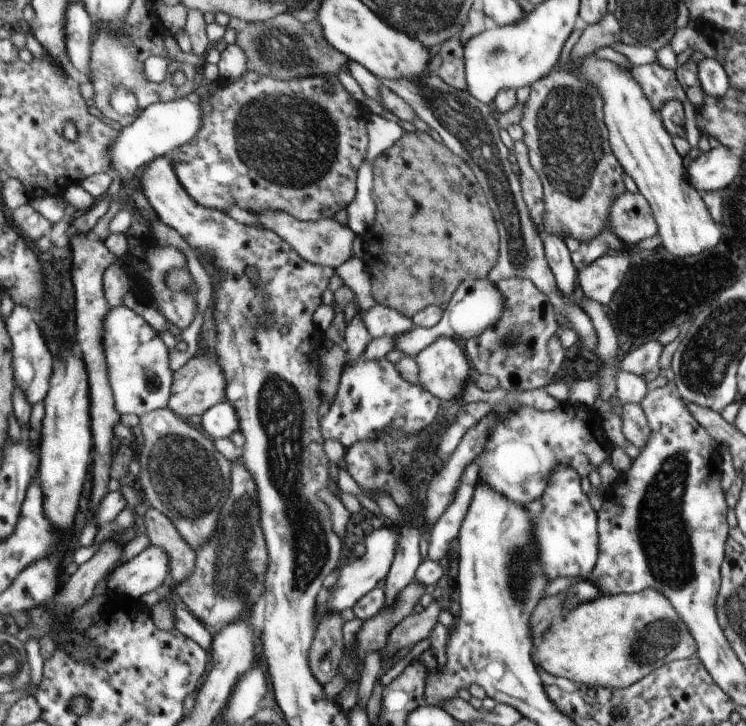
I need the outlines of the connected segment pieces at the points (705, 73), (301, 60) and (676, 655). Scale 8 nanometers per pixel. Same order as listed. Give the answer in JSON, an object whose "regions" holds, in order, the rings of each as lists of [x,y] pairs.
{"regions":[[[[704,58],[697,64],[697,78],[705,95],[720,99],[729,95],[730,84],[720,62]]],[[[291,13],[256,23],[242,24],[237,29],[235,44],[247,53],[247,70],[276,79],[336,75],[346,70],[350,58],[341,54],[324,38],[317,20],[303,24]]],[[[646,588],[638,593],[599,594],[594,599],[569,609],[541,635],[533,656],[535,667],[554,677],[565,677],[585,686],[611,689],[627,688],[649,673],[671,661],[695,656],[697,643],[678,617],[673,604],[656,590]]]]}

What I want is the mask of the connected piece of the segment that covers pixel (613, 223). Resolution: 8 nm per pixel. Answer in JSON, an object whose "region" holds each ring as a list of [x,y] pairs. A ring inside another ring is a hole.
{"region":[[[639,192],[623,193],[612,203],[609,212],[607,227],[611,227],[627,247],[633,247],[639,240],[658,234],[650,206]]]}

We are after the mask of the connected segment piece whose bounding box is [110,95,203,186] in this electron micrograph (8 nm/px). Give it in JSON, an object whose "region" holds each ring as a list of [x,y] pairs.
{"region":[[[185,96],[176,101],[155,103],[147,107],[137,121],[127,127],[121,127],[112,143],[112,166],[110,172],[117,173],[123,184],[137,186],[135,177],[137,168],[148,166],[159,157],[169,156],[177,147],[191,142],[202,128],[203,115],[199,99]]]}

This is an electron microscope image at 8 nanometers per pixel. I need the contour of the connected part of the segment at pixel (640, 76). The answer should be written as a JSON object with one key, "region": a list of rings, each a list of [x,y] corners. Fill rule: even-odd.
{"region":[[[657,61],[644,65],[635,65],[630,75],[638,81],[650,105],[658,112],[660,107],[668,101],[685,100],[685,93],[679,82],[675,79],[675,71],[662,67]]]}

